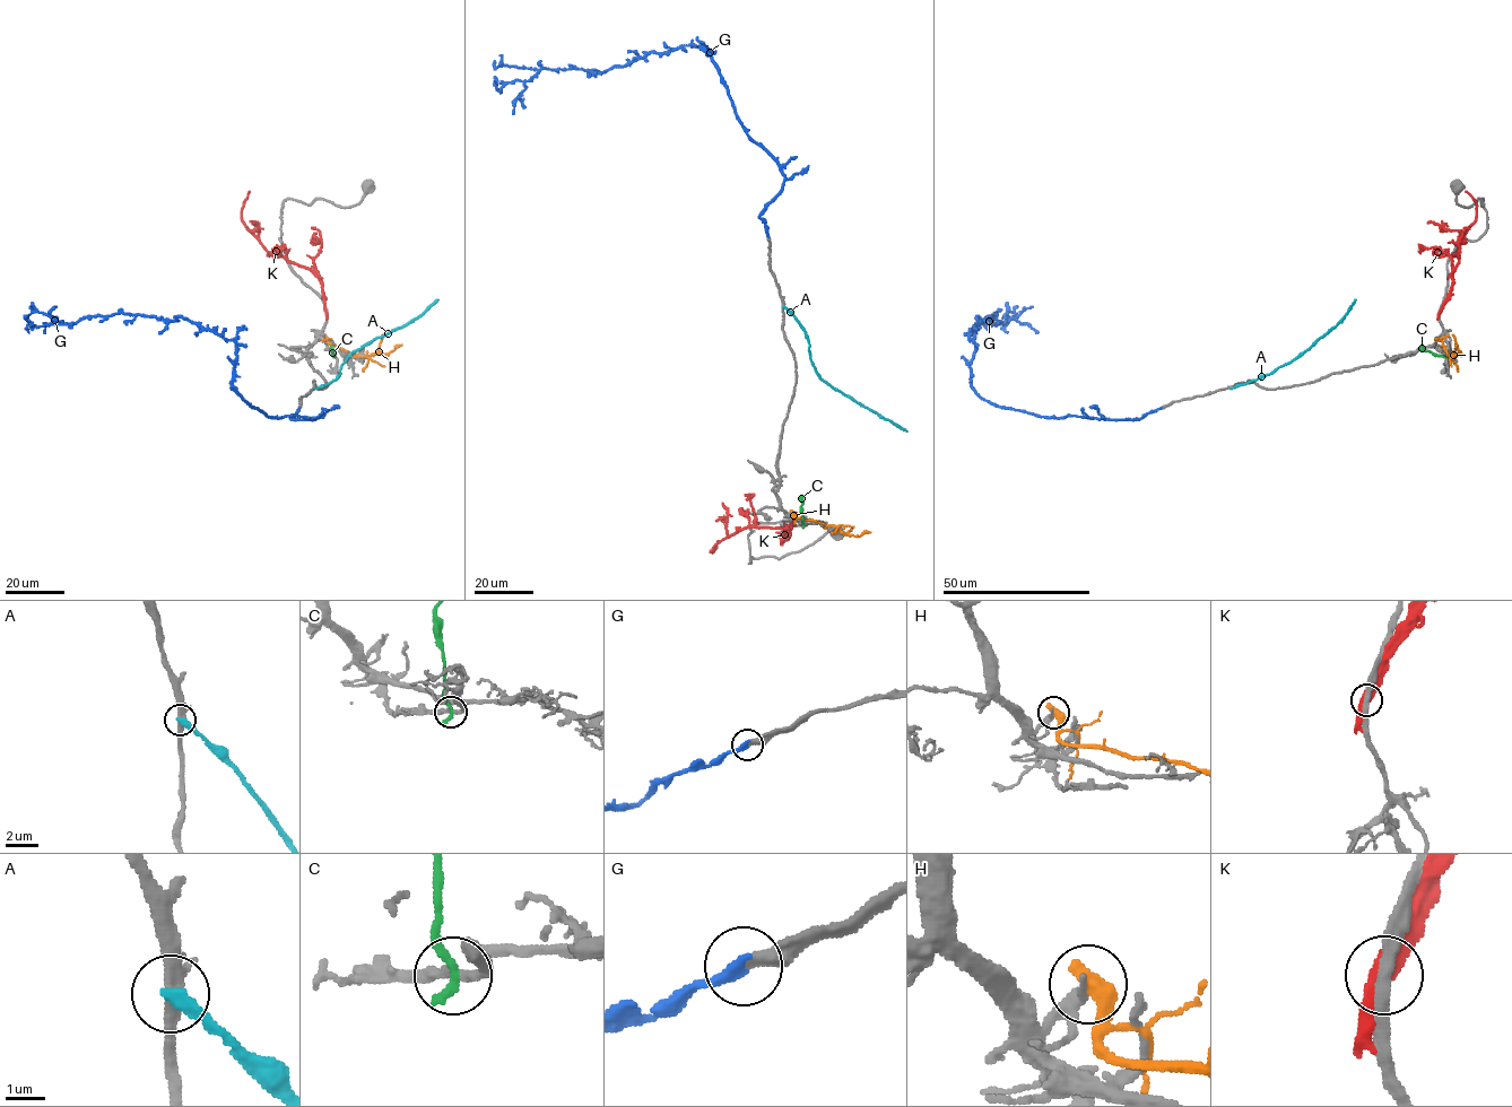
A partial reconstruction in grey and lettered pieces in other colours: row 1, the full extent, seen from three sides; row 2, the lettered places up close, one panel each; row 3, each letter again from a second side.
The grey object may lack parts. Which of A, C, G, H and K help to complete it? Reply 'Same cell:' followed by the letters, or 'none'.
Same cell: G

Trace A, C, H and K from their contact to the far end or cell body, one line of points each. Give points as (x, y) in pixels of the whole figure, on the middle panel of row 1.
A: (783, 305), (804, 329), (817, 375), (907, 432)
C: (804, 525), (801, 495)
H: (791, 512), (794, 517), (833, 525), (846, 533), (858, 535), (870, 532)
K: (794, 514), (790, 528), (745, 526), (721, 539), (710, 551), (719, 540)

